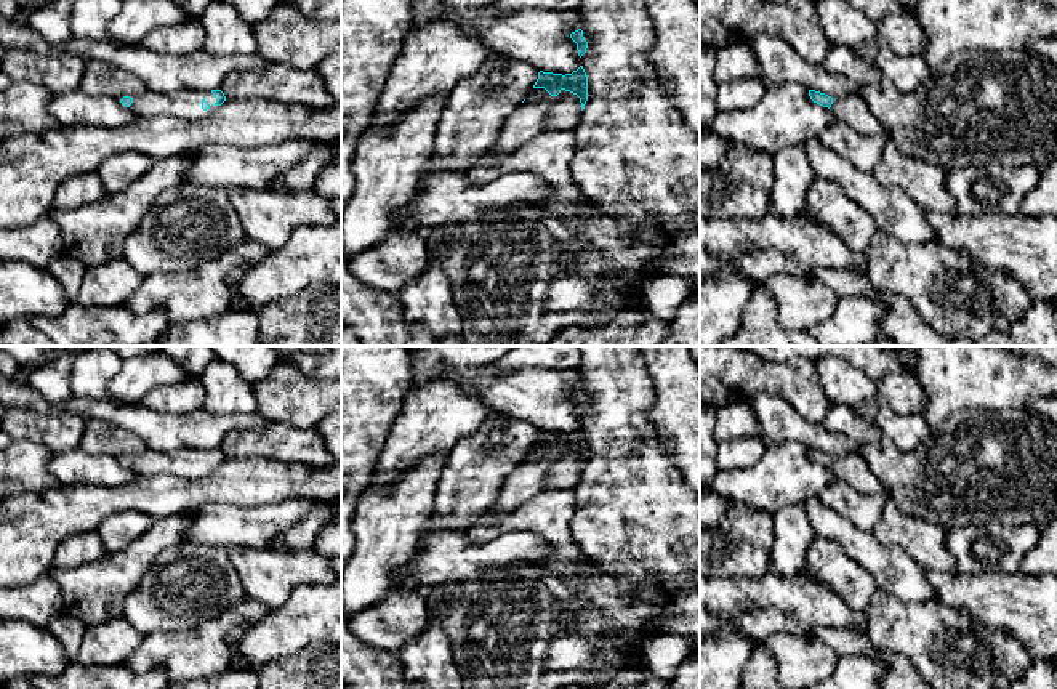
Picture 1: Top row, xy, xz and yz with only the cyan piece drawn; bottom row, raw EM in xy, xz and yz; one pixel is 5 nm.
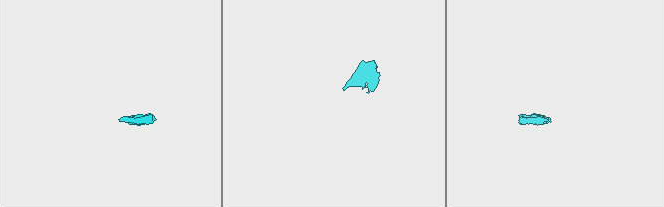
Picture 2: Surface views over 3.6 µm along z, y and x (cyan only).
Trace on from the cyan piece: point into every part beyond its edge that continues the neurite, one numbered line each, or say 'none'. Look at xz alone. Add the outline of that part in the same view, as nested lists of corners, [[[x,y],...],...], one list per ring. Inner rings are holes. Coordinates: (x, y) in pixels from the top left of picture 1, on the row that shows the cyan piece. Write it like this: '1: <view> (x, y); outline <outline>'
none

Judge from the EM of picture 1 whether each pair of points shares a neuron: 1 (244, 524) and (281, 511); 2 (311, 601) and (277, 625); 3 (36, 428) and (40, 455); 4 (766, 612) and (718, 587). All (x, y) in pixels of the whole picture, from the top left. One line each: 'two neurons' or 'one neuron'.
1: one neuron
2: one neuron
3: two neurons
4: one neuron

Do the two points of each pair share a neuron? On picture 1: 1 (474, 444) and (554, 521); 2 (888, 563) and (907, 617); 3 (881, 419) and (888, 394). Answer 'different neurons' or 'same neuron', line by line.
1: different neurons
2: different neurons
3: different neurons

